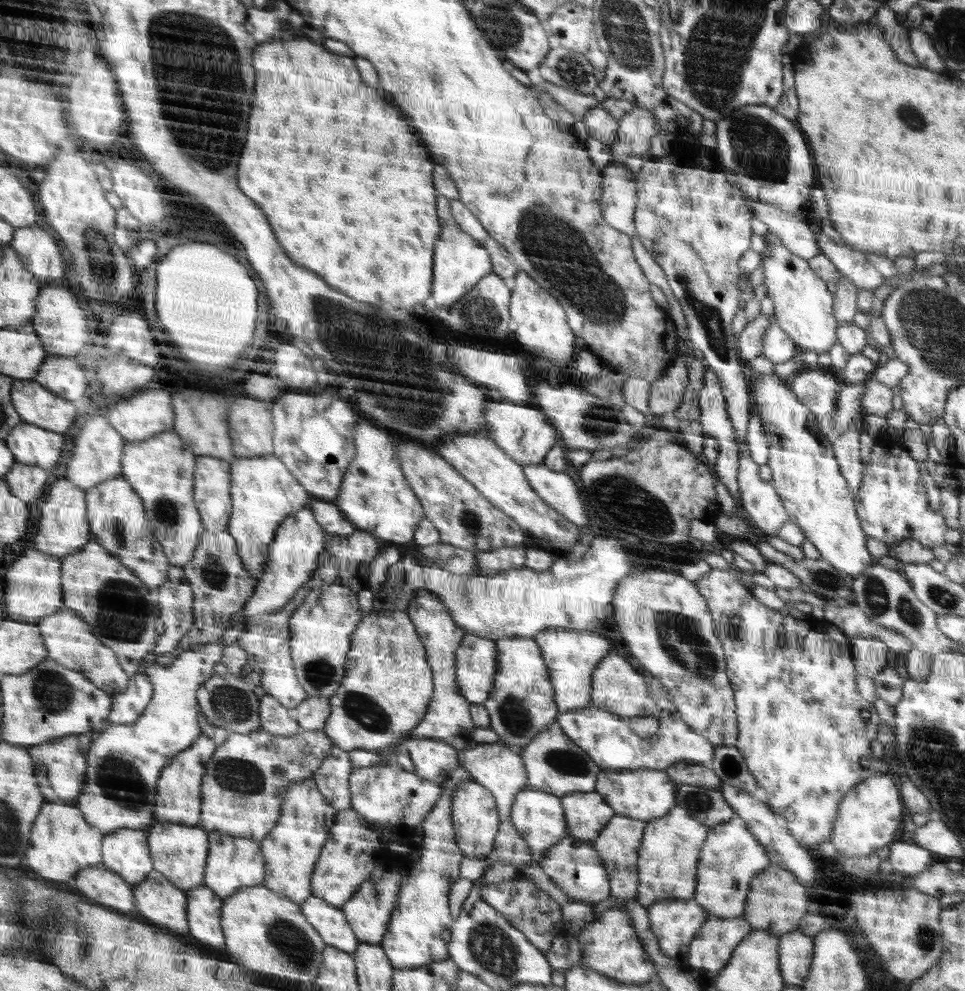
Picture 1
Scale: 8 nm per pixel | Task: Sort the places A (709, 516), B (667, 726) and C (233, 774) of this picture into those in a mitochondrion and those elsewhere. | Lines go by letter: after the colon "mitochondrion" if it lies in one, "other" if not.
A: other
B: other
C: mitochondrion

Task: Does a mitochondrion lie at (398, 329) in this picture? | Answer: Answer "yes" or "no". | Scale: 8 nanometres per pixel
no

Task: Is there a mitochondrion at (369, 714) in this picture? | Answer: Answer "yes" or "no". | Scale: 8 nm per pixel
yes

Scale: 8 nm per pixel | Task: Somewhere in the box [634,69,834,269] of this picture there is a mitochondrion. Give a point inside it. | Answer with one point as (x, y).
(760, 149)

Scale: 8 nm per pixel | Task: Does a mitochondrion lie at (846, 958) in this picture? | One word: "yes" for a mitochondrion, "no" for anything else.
no

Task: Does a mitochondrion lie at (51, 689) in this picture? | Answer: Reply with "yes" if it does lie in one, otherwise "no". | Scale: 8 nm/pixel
yes

